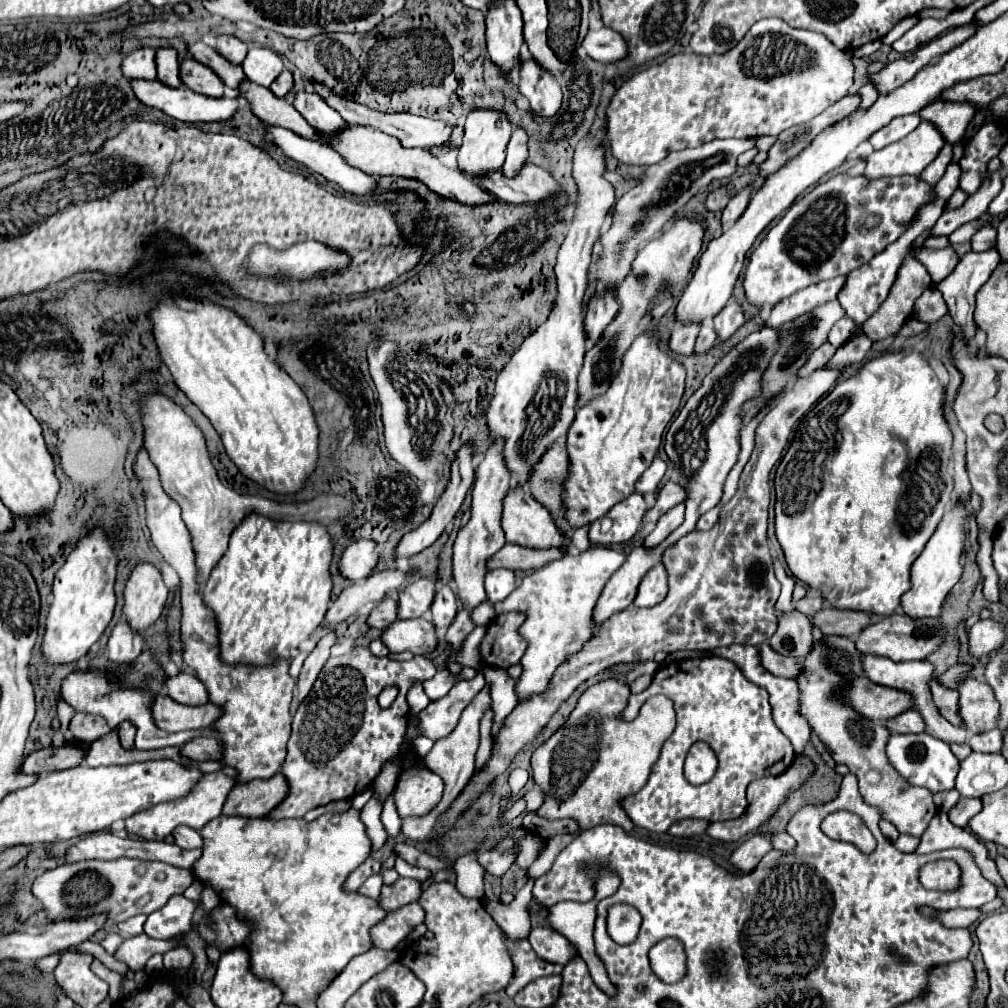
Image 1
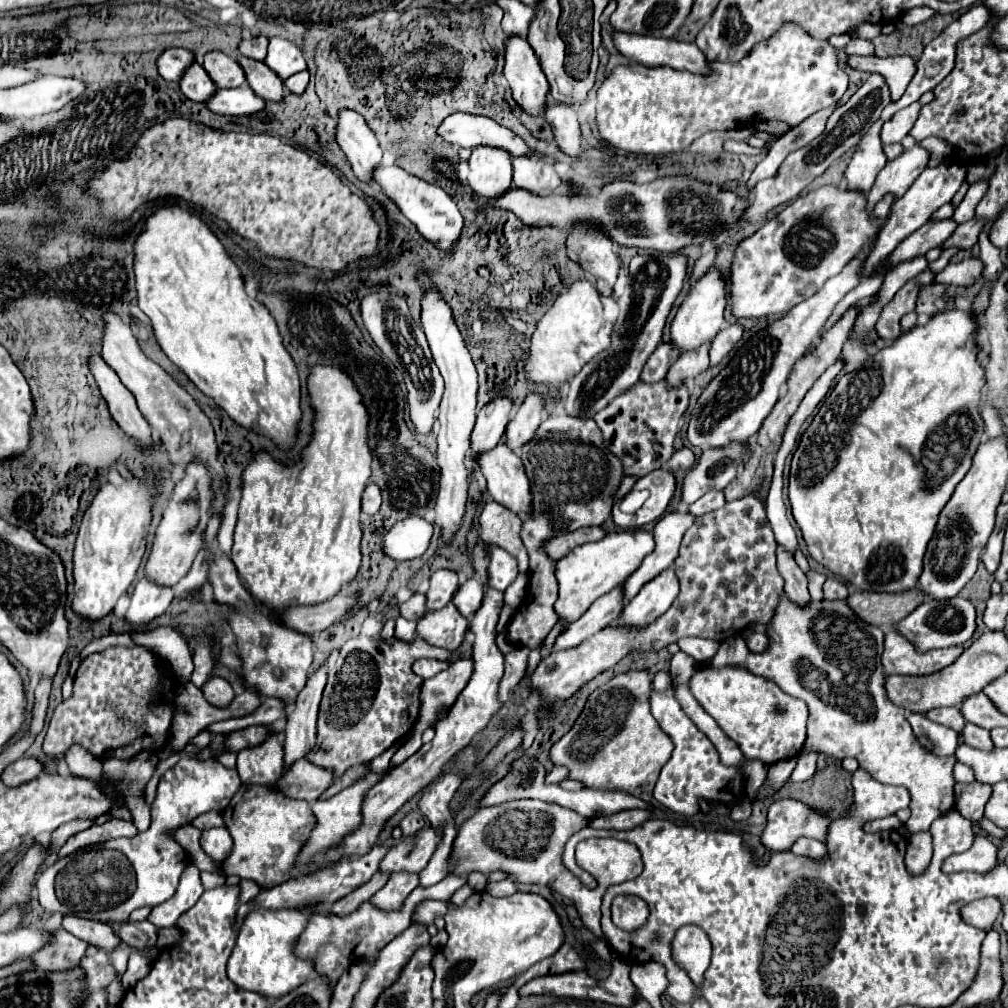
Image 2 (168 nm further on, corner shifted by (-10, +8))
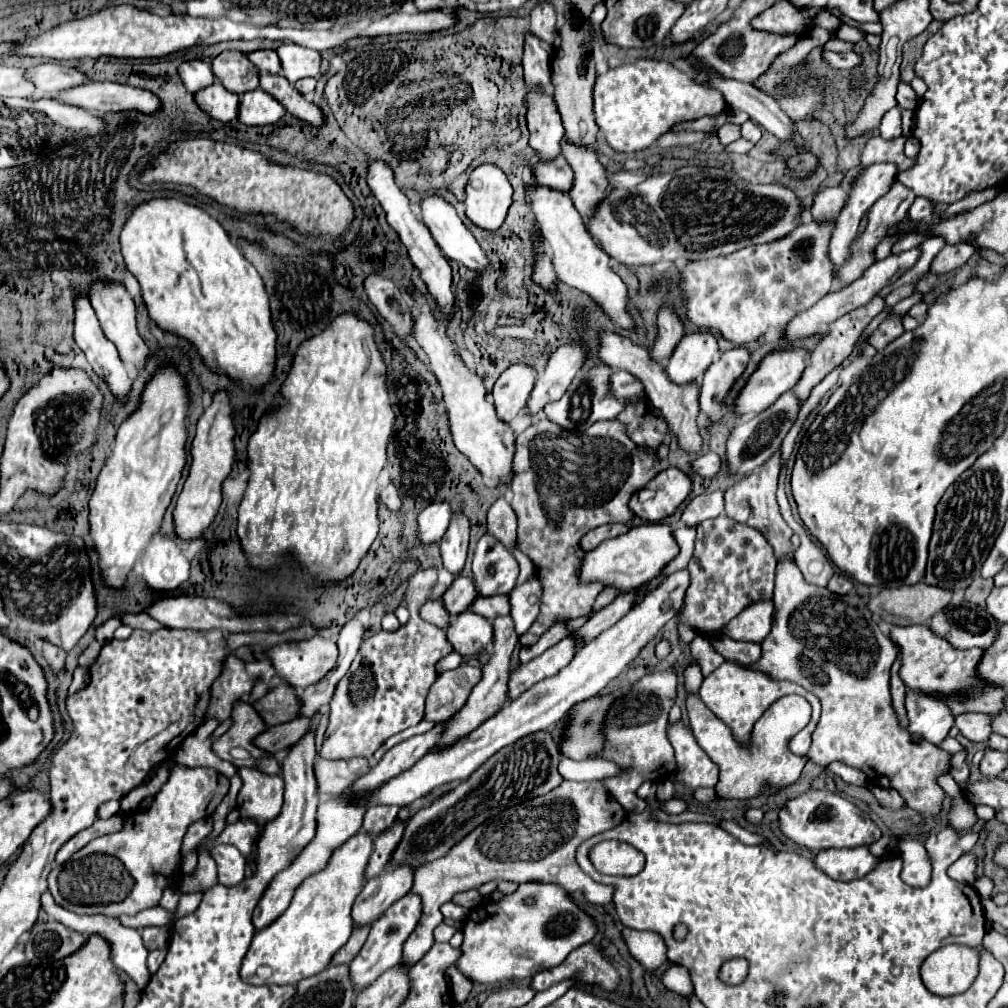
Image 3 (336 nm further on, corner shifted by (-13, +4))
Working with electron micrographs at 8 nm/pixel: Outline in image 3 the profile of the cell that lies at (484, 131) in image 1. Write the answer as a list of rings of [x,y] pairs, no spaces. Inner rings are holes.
[[[482,163],[470,173],[464,205],[466,215],[474,225],[496,231],[504,223],[510,203],[512,185],[502,169],[494,163]]]

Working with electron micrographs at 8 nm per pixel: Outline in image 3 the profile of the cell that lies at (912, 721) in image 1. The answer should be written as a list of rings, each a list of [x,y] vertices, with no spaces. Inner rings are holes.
[[[960,713],[954,717],[954,725],[970,741],[988,741],[992,733],[990,715],[984,713]]]

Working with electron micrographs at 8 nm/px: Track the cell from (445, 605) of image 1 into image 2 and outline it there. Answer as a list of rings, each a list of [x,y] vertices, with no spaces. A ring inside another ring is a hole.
[[[471,577],[465,583],[461,583],[461,591],[457,591],[457,595],[453,597],[453,605],[459,607],[461,615],[471,617],[481,607],[483,597],[485,597],[483,583],[477,577]]]

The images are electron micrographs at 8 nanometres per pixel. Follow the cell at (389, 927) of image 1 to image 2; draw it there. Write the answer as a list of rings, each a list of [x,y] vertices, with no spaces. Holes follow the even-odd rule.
[[[421,901],[413,913],[413,919],[421,919],[423,923],[433,923],[435,917],[443,917],[447,913],[445,901]]]

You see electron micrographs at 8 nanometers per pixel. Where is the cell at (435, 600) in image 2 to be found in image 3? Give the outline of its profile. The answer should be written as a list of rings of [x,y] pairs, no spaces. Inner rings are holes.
[[[456,577],[442,595],[442,603],[450,615],[466,611],[474,599],[476,599],[476,589],[472,585],[472,579],[468,577]]]

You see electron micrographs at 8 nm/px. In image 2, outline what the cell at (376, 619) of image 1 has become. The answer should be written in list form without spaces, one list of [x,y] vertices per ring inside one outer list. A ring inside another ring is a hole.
[[[415,593],[409,601],[401,603],[401,615],[403,615],[405,619],[417,621],[417,619],[421,619],[425,613],[427,613],[427,609],[425,609],[425,595],[421,595],[421,593]]]

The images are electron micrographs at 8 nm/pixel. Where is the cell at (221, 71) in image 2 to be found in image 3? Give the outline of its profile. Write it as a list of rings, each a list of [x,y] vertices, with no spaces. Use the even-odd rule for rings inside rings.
[[[224,51],[212,61],[216,79],[232,93],[246,93],[258,87],[258,71],[242,51]]]

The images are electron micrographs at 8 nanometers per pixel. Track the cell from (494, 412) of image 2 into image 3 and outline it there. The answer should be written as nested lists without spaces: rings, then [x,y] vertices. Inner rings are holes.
[[[528,365],[508,367],[496,381],[492,389],[492,399],[496,403],[496,415],[510,423],[524,407],[534,387],[536,373]]]

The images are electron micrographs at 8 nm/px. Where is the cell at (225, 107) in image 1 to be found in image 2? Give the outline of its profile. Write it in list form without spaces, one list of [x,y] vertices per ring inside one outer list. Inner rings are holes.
[[[245,83],[245,87],[217,89],[217,95],[213,95],[205,105],[219,115],[253,115],[265,109],[265,99],[255,95]]]

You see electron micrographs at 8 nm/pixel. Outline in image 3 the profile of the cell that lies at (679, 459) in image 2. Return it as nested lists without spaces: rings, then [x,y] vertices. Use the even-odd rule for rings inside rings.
[[[708,451],[708,453],[704,453],[704,455],[700,455],[692,461],[692,471],[696,471],[702,477],[712,477],[712,475],[718,473],[720,465],[722,465],[720,457],[716,453]]]

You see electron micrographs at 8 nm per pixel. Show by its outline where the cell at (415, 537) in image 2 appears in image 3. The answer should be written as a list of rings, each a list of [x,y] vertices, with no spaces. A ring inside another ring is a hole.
[[[446,503],[428,505],[416,519],[418,523],[418,541],[422,545],[432,545],[442,539],[448,529],[450,521],[450,507]]]

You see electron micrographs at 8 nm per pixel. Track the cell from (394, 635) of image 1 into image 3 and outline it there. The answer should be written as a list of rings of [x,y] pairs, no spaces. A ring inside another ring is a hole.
[[[464,611],[452,619],[444,633],[448,635],[454,651],[460,655],[474,655],[492,641],[490,621],[472,611]]]

